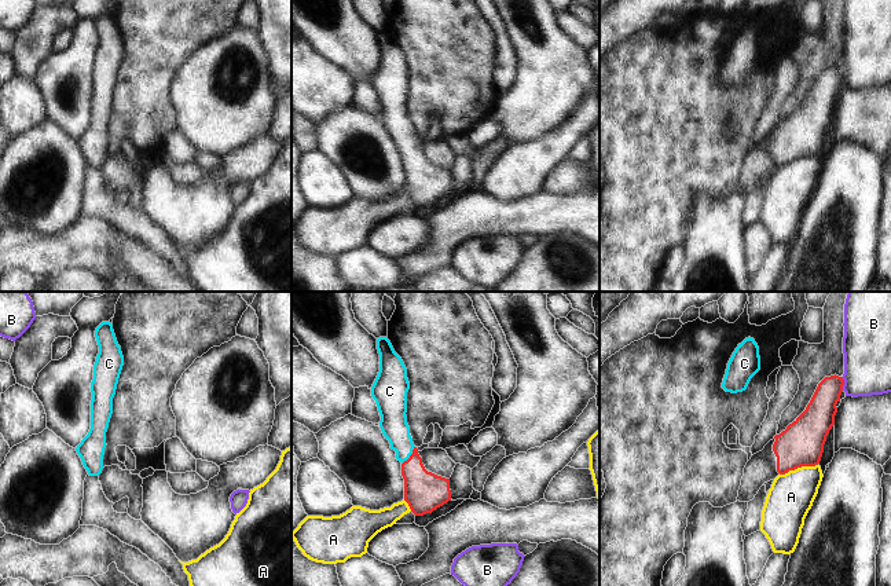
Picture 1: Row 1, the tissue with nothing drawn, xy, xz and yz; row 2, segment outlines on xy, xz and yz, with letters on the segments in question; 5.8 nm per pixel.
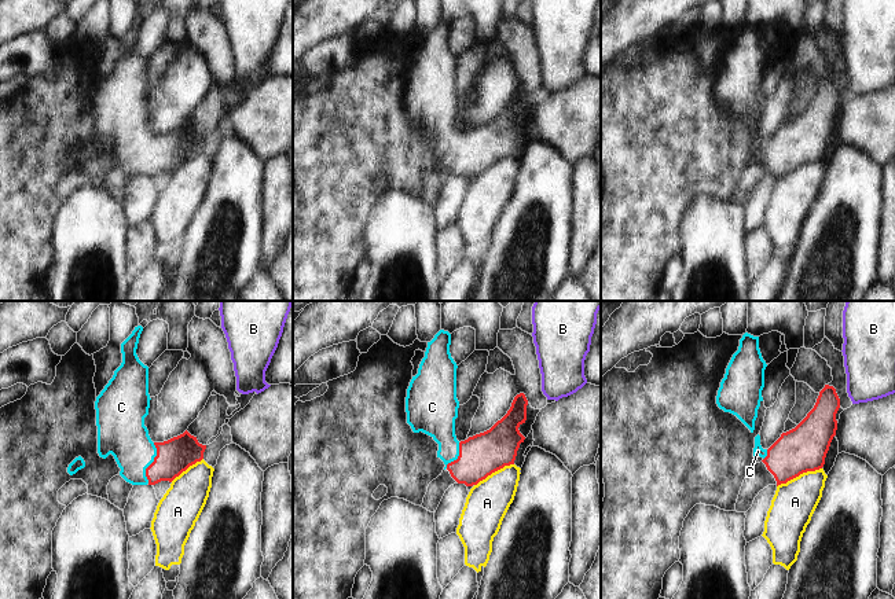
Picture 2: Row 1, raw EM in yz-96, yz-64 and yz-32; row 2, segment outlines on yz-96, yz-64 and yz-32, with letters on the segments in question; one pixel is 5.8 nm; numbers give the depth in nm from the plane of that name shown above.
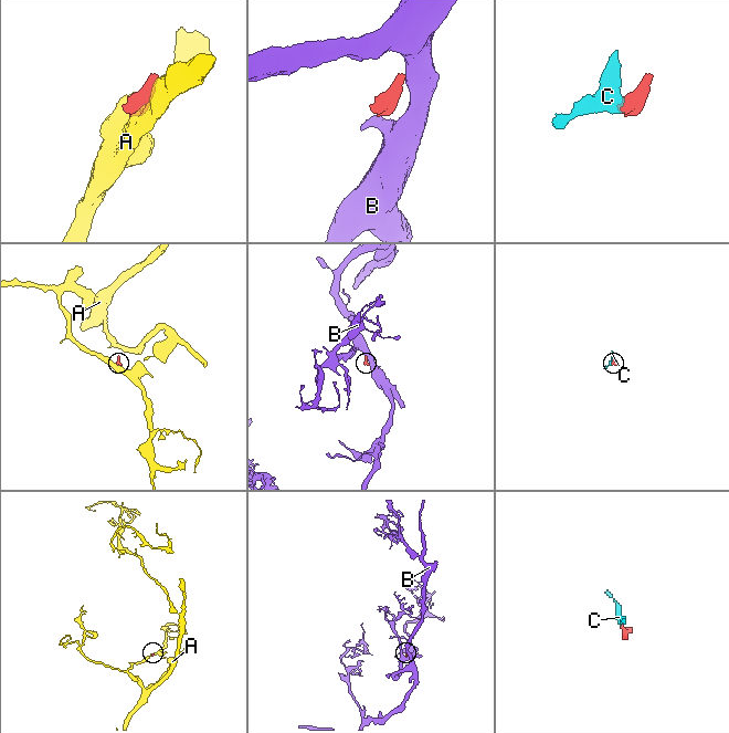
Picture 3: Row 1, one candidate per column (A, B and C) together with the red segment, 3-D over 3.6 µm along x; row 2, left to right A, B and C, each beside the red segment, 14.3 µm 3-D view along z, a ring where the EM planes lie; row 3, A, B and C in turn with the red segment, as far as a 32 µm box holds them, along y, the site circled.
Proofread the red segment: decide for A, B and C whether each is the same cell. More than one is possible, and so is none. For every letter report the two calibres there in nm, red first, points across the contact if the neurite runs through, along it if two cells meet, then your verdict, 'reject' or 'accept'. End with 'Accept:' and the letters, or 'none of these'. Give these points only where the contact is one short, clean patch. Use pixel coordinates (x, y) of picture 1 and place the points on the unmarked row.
A: 260 nm thick on the red side, 260 nm on the other; border along yz (817, 156), (798, 158), (780, 167); reject
B: 190 nm thick on the red side, 280 nm on the other; reject
C: 240 nm thick on the red side, 160 nm on the other; runs through xz (424, 183), (413, 163), (410, 147), (393, 116); accept
Accept: C

